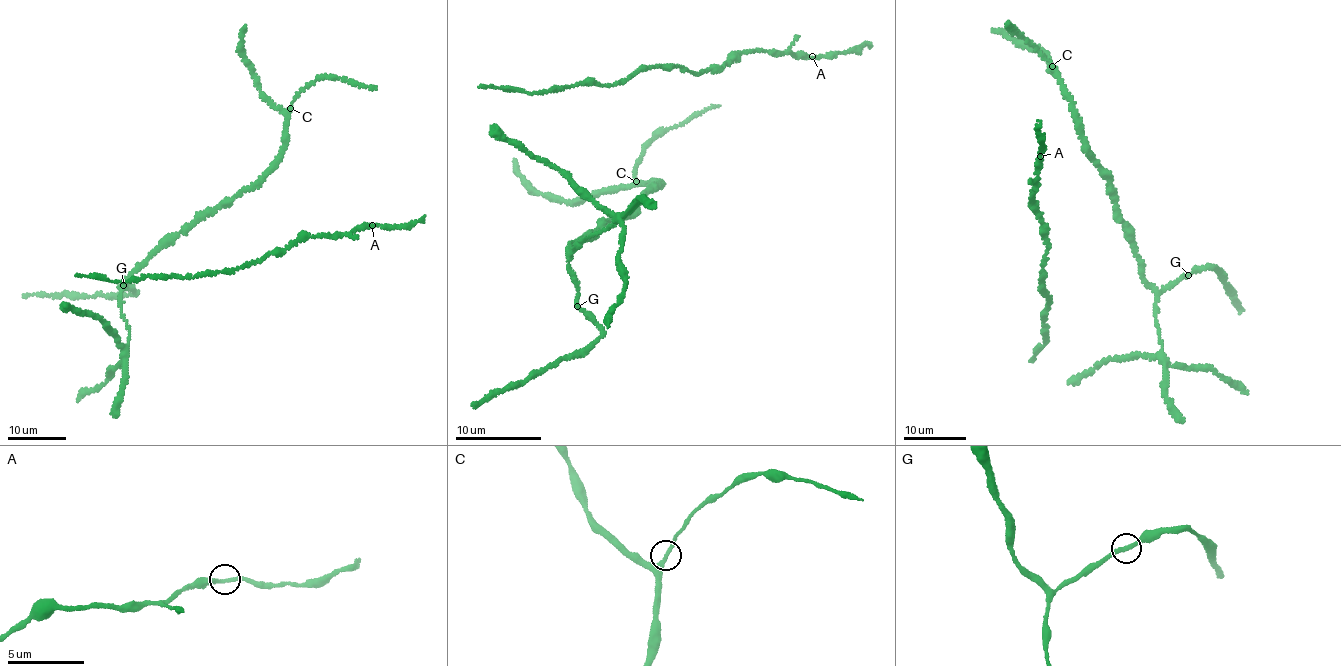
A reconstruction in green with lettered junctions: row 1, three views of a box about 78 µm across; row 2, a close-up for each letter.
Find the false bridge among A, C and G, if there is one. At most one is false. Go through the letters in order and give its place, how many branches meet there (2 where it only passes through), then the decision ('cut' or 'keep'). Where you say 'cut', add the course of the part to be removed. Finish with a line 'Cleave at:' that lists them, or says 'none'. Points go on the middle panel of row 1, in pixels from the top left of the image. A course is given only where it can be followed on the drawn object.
A: at (812, 56); 2 branches meet; keep
C: at (636, 181); 2 branches meet; keep
G: at (577, 306); 2 branches meet; keep
Cleave at: none

